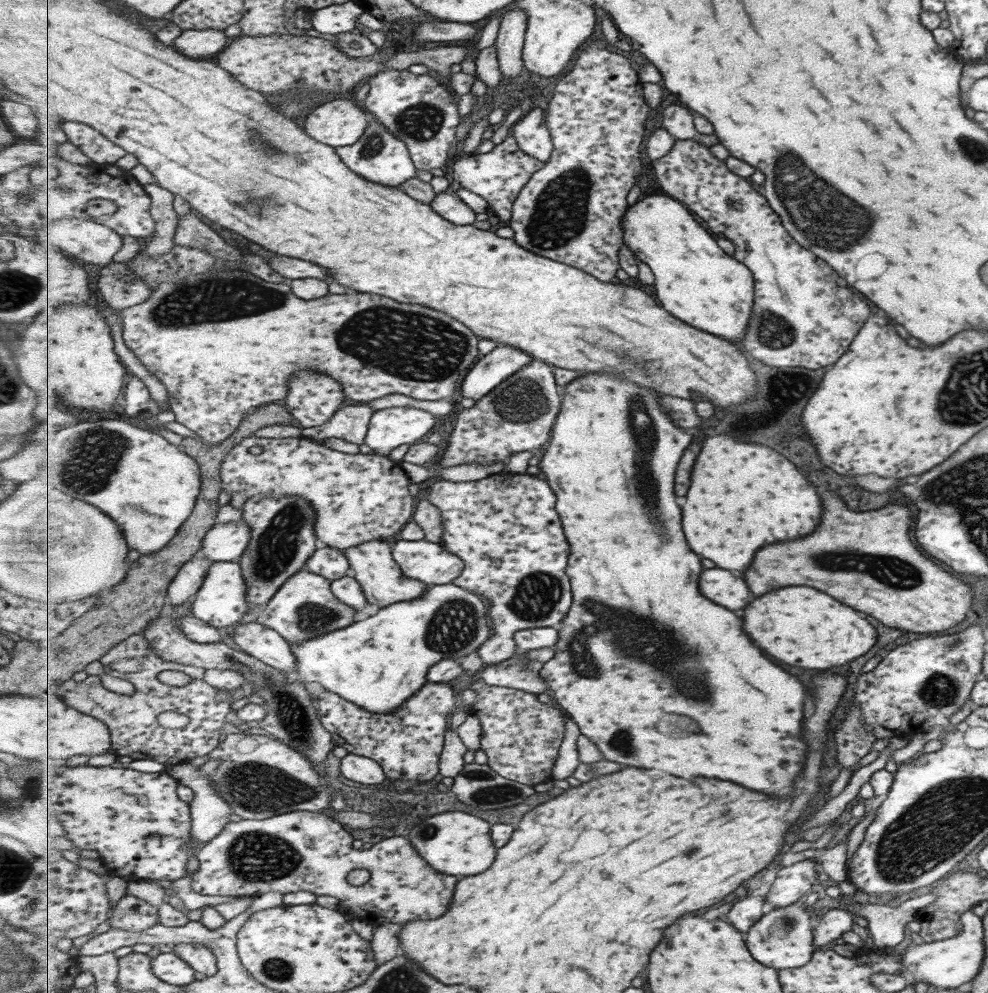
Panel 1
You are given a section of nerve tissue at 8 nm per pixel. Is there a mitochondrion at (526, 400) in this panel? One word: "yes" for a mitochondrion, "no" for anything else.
yes

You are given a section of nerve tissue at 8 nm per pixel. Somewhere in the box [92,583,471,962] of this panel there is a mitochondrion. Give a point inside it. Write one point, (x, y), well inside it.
(255, 786)

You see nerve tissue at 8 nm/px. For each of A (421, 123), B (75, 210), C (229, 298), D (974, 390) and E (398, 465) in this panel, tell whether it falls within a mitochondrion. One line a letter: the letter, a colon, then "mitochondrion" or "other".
A: mitochondrion
B: other
C: mitochondrion
D: mitochondrion
E: other

